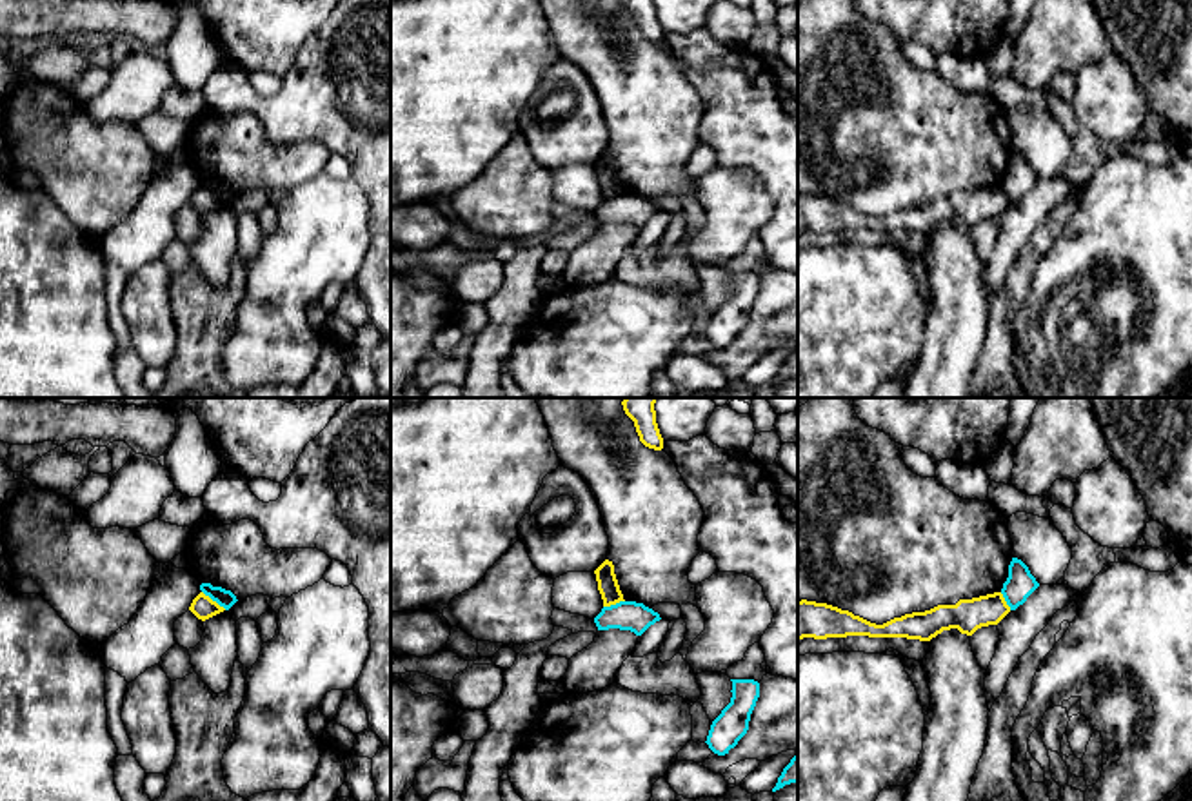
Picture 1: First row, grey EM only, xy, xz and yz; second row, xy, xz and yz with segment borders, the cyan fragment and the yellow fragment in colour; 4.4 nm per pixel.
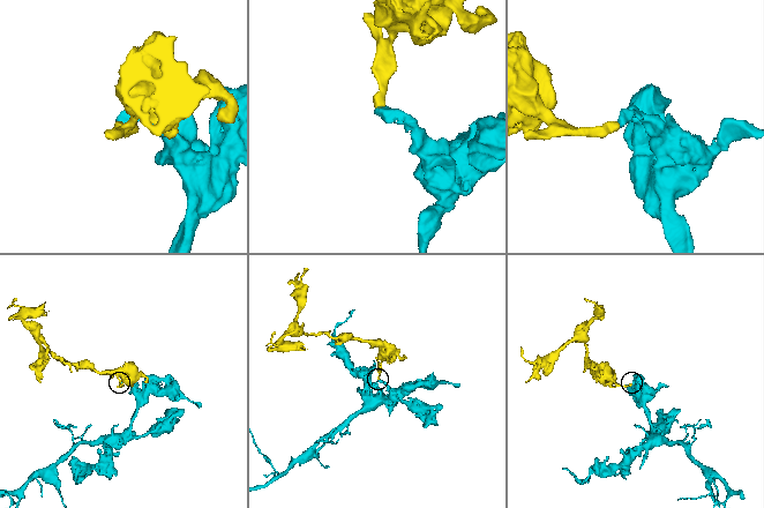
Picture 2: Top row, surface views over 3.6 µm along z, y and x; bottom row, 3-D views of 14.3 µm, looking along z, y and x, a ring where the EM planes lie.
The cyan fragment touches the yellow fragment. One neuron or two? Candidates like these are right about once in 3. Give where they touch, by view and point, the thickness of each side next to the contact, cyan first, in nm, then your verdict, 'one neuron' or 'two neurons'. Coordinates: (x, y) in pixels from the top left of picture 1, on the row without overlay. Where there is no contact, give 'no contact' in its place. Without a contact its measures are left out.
xy (215, 193) | 80/100 nm | two neurons

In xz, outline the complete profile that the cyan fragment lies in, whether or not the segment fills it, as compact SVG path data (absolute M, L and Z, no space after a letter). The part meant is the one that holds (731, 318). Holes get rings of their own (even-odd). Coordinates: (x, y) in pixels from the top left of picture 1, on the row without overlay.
M730 272L732 291L721 307L712 314L707 338L718 347L725 349L747 327L750 307L760 291L760 276L754 272Z

